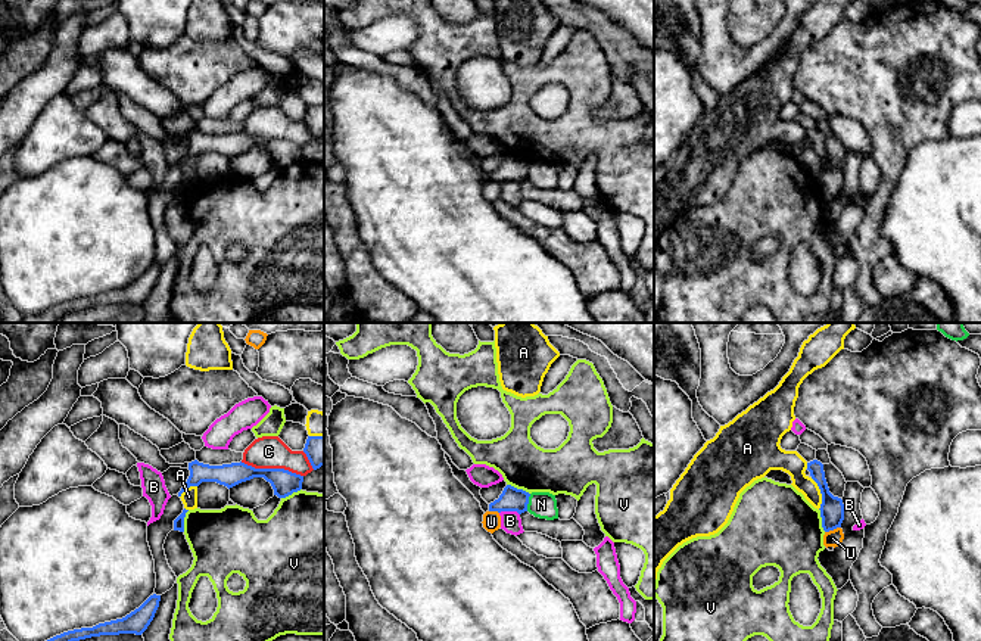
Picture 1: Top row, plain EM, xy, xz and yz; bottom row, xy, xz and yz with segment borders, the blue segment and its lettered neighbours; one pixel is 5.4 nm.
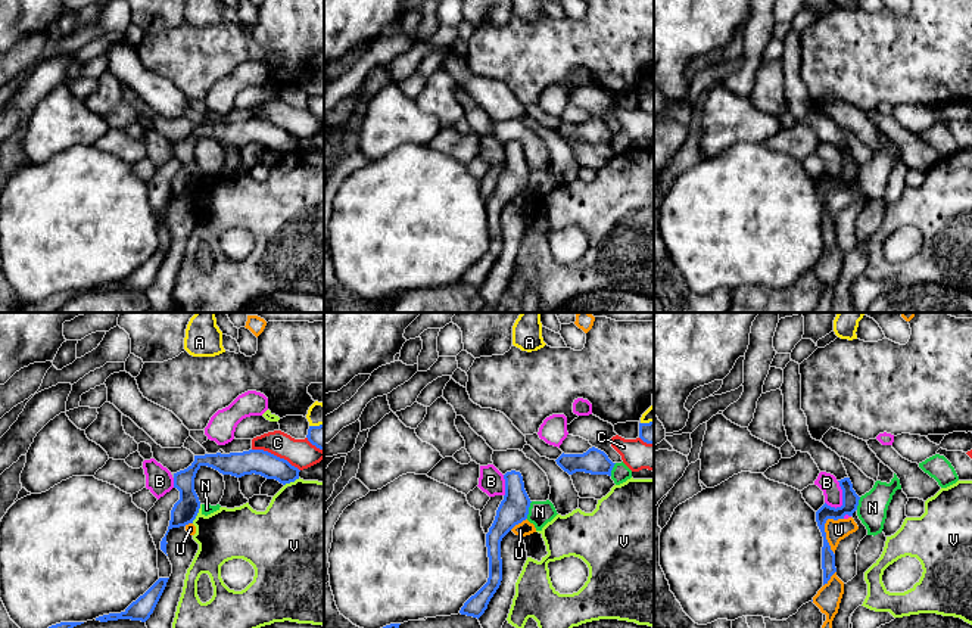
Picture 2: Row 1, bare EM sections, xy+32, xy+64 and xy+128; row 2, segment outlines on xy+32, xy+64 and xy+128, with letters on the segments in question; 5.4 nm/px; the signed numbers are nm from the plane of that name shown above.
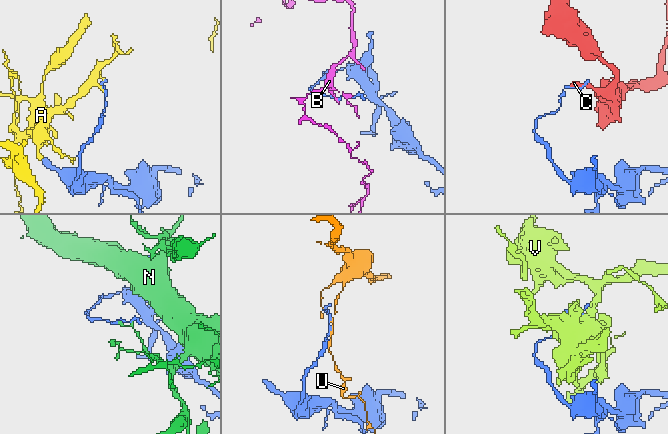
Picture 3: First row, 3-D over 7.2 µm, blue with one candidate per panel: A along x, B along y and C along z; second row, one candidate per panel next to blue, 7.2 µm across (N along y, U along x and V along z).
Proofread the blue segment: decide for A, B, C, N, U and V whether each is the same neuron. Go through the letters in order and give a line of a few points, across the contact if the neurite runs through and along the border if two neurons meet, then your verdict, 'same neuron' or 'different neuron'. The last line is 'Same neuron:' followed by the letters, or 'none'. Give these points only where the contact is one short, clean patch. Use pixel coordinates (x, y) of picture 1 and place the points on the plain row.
A: different neuron
B: xz (500, 181), (516, 181), (519, 184) | different neuron
C: different neuron
N: different neuron
U: different neuron
V: xz (507, 153), (522, 158), (529, 164) | different neuron
Same neuron: none

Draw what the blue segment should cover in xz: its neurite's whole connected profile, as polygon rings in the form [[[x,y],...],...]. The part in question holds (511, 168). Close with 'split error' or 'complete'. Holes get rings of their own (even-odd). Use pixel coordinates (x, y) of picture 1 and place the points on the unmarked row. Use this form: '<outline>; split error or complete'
[[[507,155],[498,169],[489,174],[489,181],[517,181],[518,184],[527,181],[530,164]]]; complete

